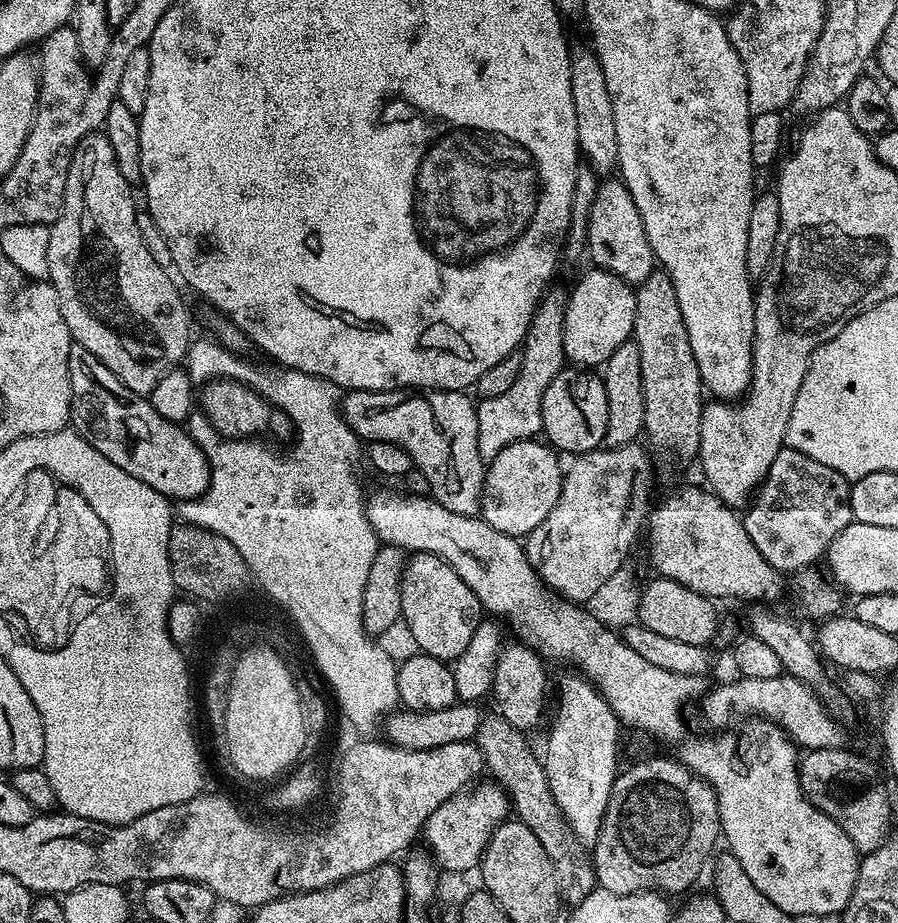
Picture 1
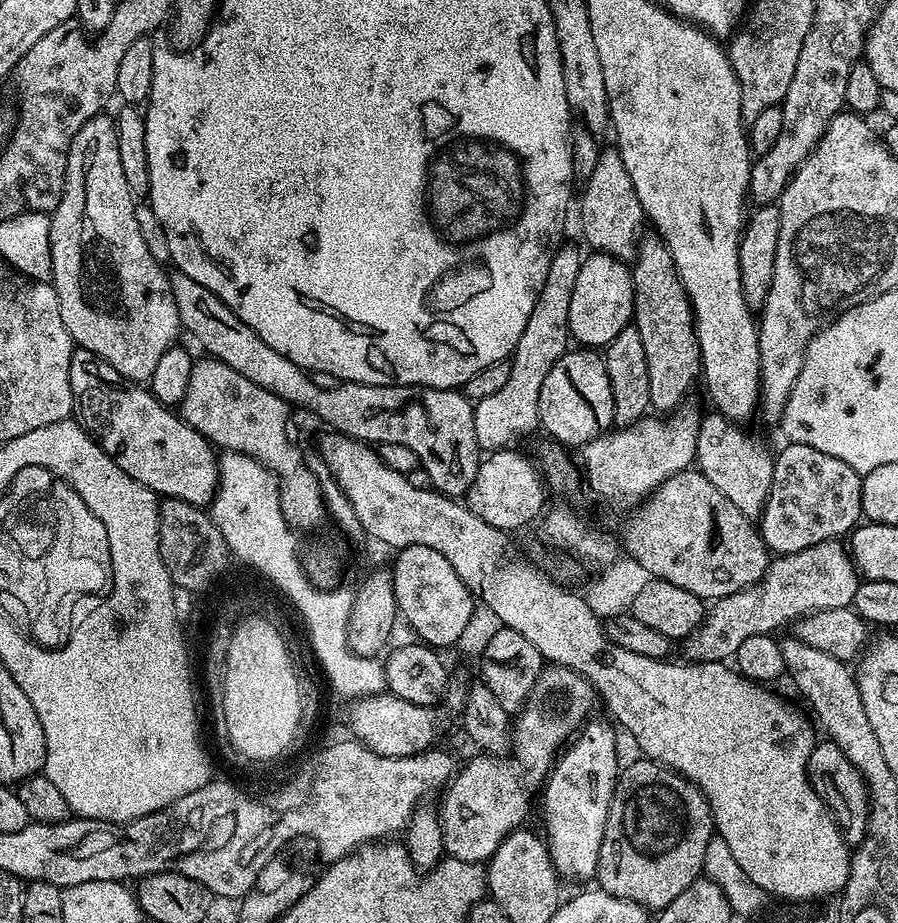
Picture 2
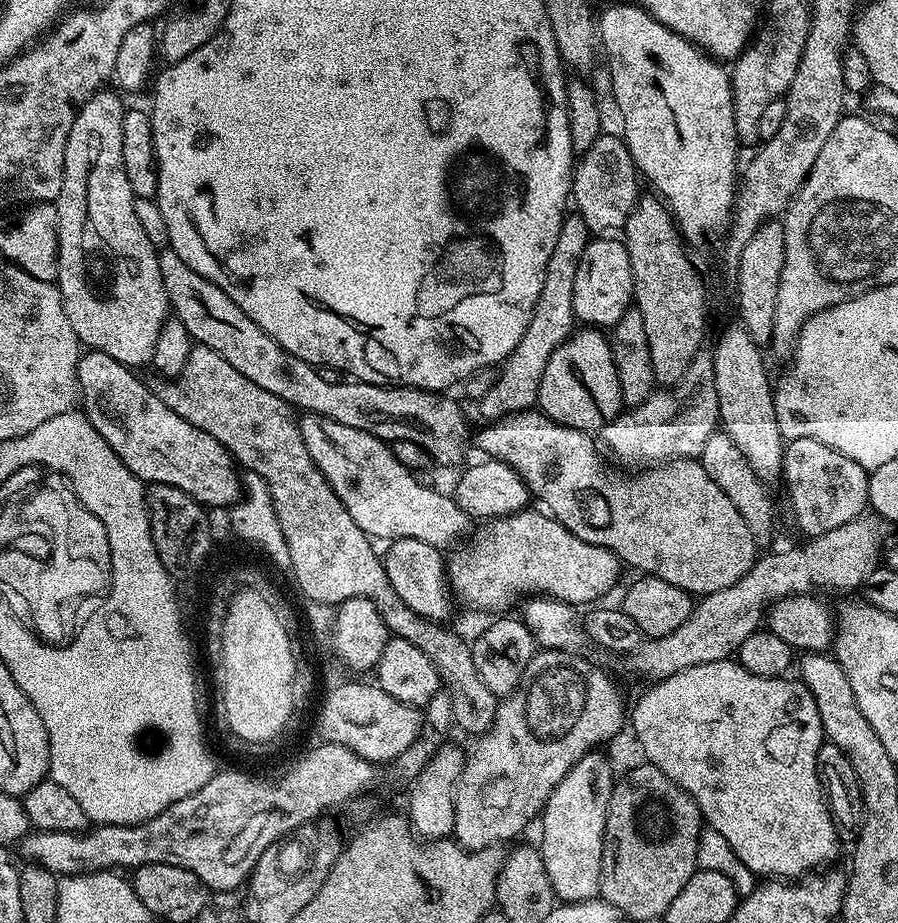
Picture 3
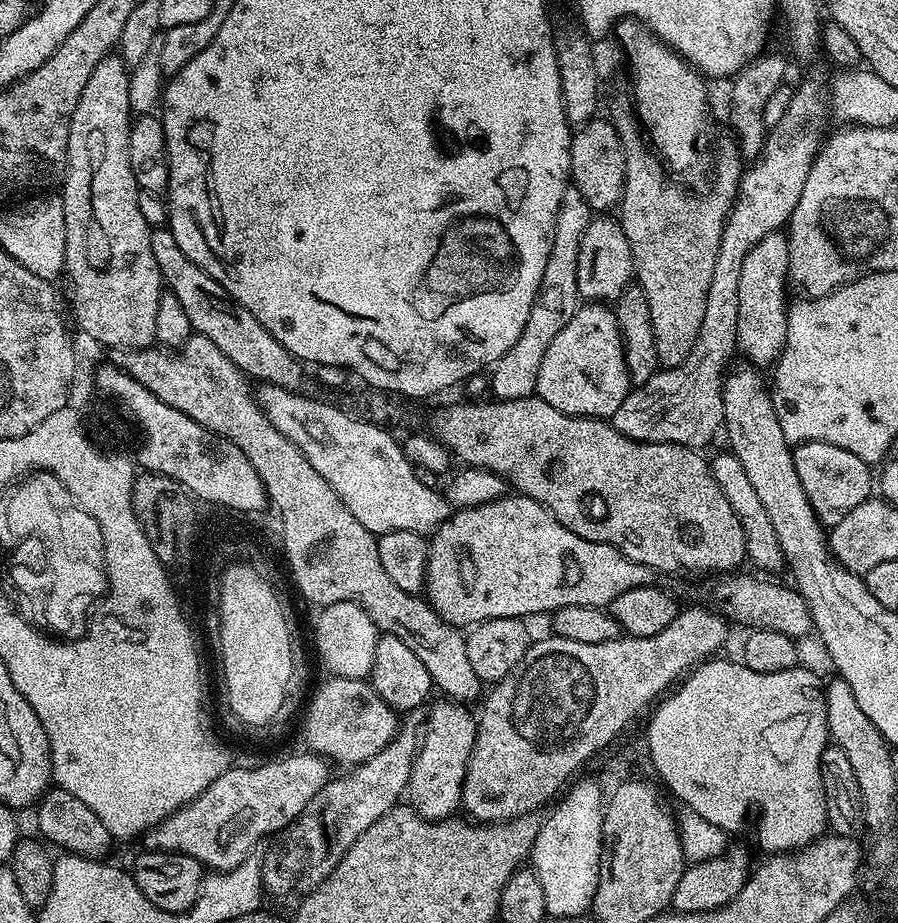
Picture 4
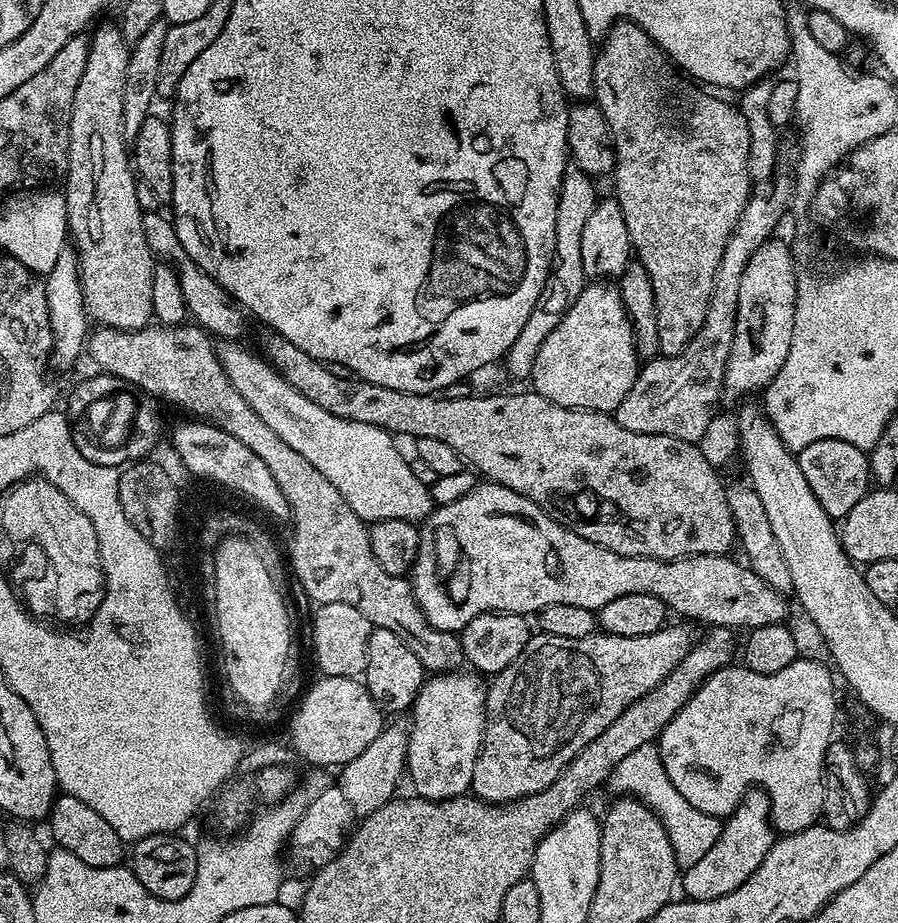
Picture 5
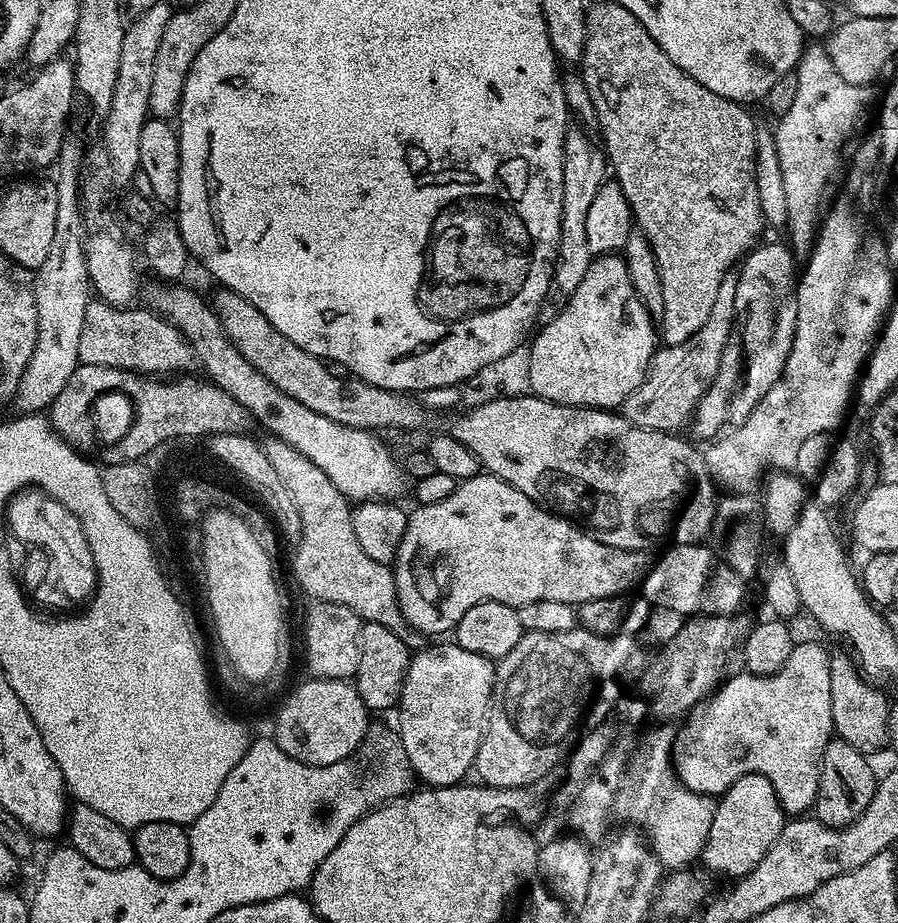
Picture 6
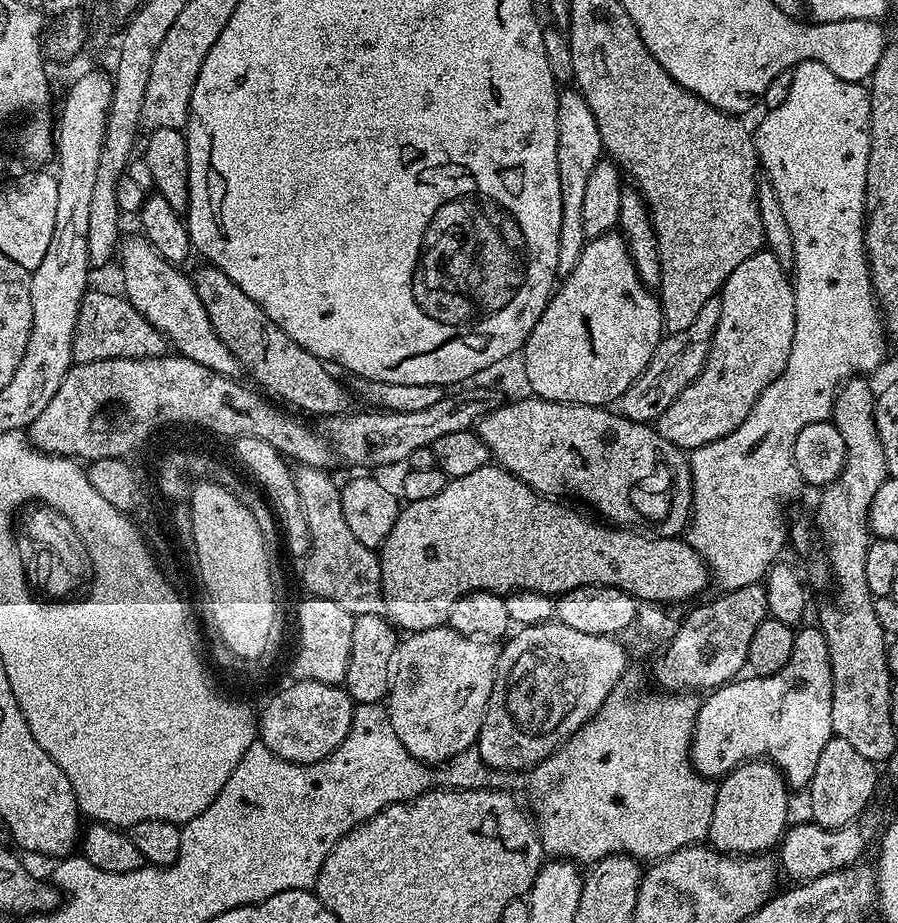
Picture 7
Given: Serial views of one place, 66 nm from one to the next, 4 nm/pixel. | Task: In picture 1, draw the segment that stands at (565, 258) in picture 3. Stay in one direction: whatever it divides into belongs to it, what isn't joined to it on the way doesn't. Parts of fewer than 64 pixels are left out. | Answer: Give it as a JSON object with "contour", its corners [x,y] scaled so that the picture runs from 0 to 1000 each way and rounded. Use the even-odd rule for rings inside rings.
{"contour":[[[607,315],[601,322],[601,329],[592,342],[590,353],[584,363],[584,371],[578,378],[580,400],[565,424],[552,431],[541,431],[530,438],[532,449],[532,492],[540,499],[555,496],[563,483],[578,477],[591,477],[602,471],[604,427],[612,419],[612,414],[621,410],[628,398],[628,332],[629,317]]]}

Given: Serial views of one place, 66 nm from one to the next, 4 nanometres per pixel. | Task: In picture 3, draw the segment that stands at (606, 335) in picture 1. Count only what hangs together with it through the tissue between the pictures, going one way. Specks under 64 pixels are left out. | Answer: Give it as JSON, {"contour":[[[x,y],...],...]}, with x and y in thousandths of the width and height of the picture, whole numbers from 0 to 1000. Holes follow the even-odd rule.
{"contour":[[[659,258],[644,284],[644,297],[639,300],[639,340],[647,352],[665,358],[680,356],[693,340],[705,333],[704,294],[702,275],[694,259]]]}

